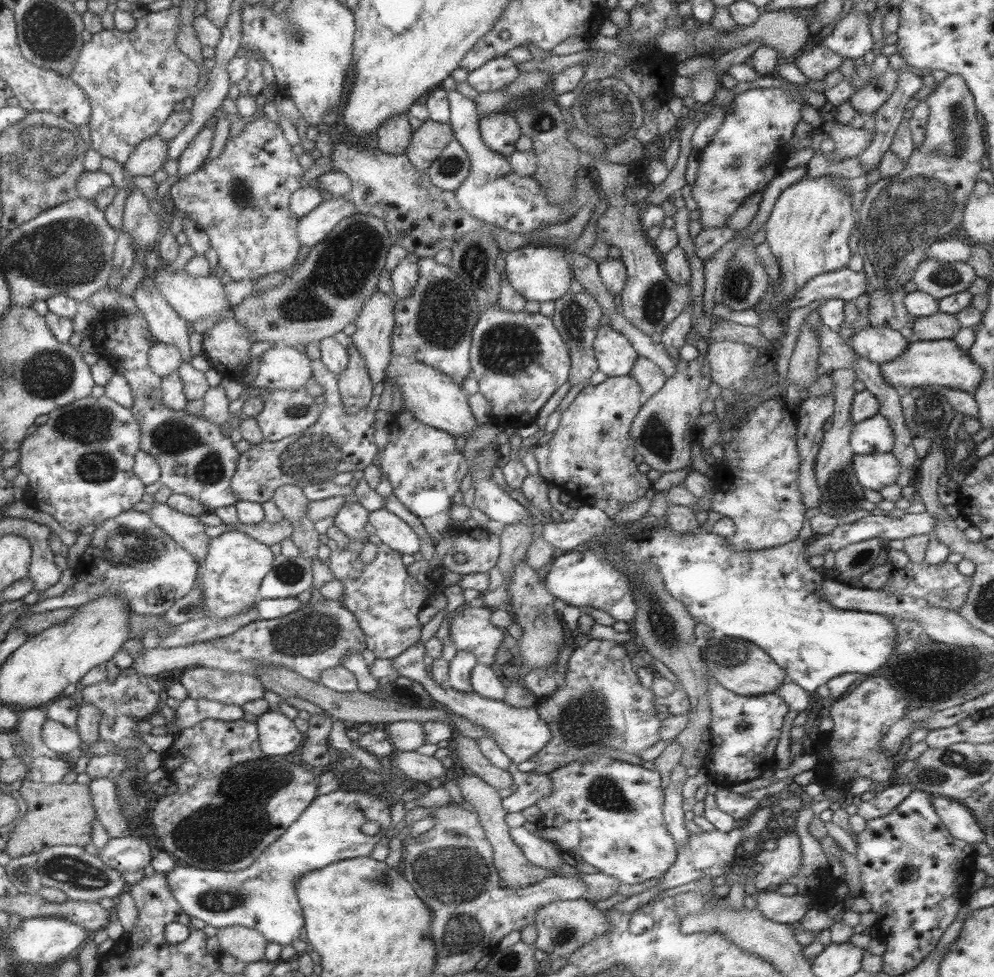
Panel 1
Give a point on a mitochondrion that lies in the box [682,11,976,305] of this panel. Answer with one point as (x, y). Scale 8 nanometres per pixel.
(957, 131)

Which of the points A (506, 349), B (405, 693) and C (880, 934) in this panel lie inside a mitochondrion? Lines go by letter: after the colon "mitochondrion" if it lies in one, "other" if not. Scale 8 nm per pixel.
A: mitochondrion
B: other
C: other

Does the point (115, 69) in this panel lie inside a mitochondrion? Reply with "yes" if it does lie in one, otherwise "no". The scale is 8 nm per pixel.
no

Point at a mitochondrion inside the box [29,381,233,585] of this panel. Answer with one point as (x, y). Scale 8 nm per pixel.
(92, 426)

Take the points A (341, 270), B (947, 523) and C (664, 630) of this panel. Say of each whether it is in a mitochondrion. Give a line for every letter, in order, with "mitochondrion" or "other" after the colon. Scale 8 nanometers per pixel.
A: mitochondrion
B: other
C: mitochondrion

